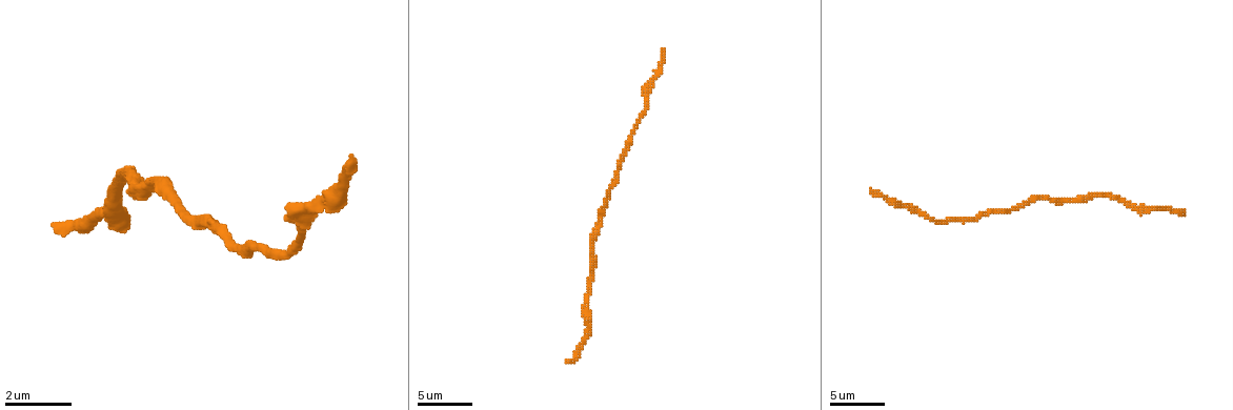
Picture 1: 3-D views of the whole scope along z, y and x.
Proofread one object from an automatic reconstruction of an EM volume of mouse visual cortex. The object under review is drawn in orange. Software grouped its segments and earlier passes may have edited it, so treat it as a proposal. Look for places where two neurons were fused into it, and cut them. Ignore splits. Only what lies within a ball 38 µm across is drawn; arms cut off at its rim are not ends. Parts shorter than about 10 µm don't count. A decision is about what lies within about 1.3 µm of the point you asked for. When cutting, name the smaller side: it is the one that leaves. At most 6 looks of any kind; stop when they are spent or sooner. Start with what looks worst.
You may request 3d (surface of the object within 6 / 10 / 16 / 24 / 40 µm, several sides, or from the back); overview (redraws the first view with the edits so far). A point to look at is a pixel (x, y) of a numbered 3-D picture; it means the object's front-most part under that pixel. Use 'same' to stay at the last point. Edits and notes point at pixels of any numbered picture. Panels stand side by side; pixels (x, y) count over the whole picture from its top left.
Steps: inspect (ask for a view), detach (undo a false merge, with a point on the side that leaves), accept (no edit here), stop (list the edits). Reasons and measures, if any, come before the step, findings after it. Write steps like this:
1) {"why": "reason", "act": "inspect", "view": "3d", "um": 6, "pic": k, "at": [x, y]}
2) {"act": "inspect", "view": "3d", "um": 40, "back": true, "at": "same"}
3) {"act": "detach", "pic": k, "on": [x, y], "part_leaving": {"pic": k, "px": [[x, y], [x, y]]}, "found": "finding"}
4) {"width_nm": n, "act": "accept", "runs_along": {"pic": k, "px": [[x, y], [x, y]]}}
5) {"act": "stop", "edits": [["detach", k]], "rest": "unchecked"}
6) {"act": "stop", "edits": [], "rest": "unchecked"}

{"act": "inspect", "view": "3d", "um": 6, "pic": 1, "at": [605, 202]}

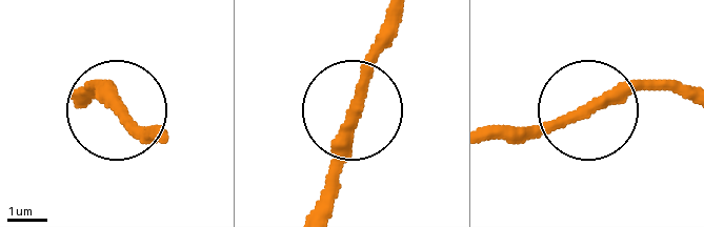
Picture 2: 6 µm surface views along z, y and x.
{"side_arm_um": 17, "act": "accept", "runs_along": {"pic": 2, "px": [[580, 109], [674, 83]]}, "found": "continuous, no second neuron"}

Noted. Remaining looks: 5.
{"why": "calibre changes", "act": "inspect", "view": "3d", "um": 6, "pic": 1, "at": [586, 302]}

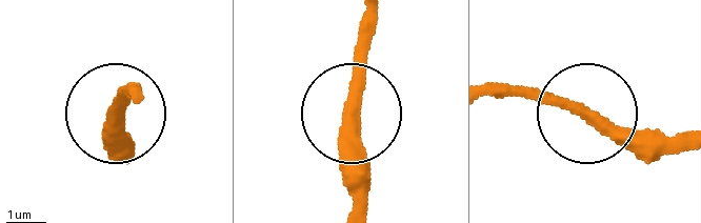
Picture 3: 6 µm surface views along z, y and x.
{"width_nm": 330, "act": "accept", "runs_along": {"pic": 3, "px": [[488, 96], [549, 96], [677, 142]]}, "found": "continuous, no second neuron"}

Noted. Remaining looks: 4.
{"why": "thin neck", "act": "inspect", "view": "3d", "um": 10, "pic": 1, "at": [591, 249]}

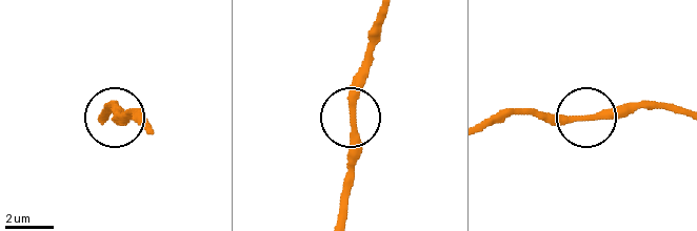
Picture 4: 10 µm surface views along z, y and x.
{"act": "accept", "found": "one neuron here"}

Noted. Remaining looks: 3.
{"act": "stop", "edits": [], "rest": "unchecked"}

